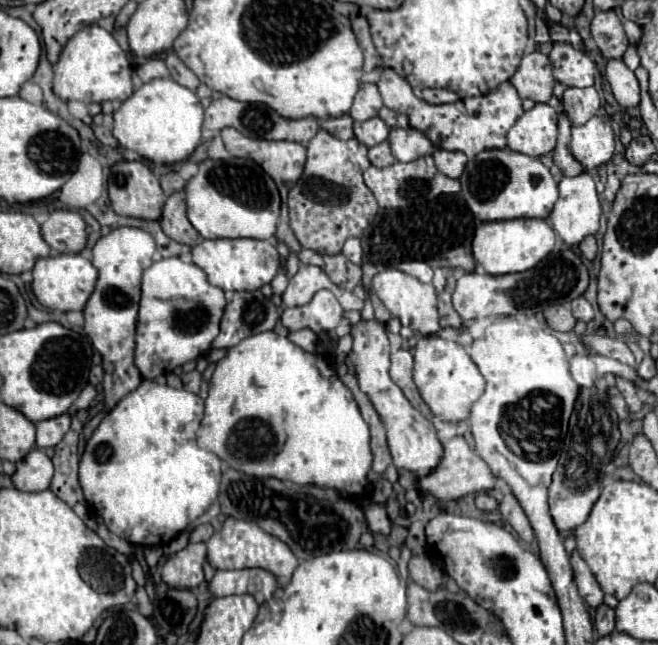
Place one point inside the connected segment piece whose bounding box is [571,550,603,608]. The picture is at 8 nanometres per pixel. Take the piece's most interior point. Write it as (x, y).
(588, 588)

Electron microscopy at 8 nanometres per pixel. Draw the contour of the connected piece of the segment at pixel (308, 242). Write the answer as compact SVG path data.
M325 130L317 132L307 144L303 176L289 190L287 200L291 228L301 246L313 248L319 254L337 254L347 238L361 238L377 214L377 200L363 182L363 172L369 166L367 146L359 140L339 140Z

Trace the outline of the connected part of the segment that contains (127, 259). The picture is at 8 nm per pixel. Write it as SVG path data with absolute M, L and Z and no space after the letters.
M121 226L101 236L93 246L93 266L97 268L97 284L83 308L85 334L103 358L103 388L105 410L111 410L125 394L133 392L141 384L141 372L133 362L135 350L135 326L141 296L141 272L151 266L155 252L155 240L141 228Z

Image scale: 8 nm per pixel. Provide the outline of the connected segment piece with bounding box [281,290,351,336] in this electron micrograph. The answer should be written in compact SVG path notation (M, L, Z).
M319 290L313 300L305 306L297 308L285 308L281 322L291 332L309 328L315 334L321 334L325 330L337 332L337 336L349 334L349 322L343 318L343 308L339 306L337 298L329 290Z

